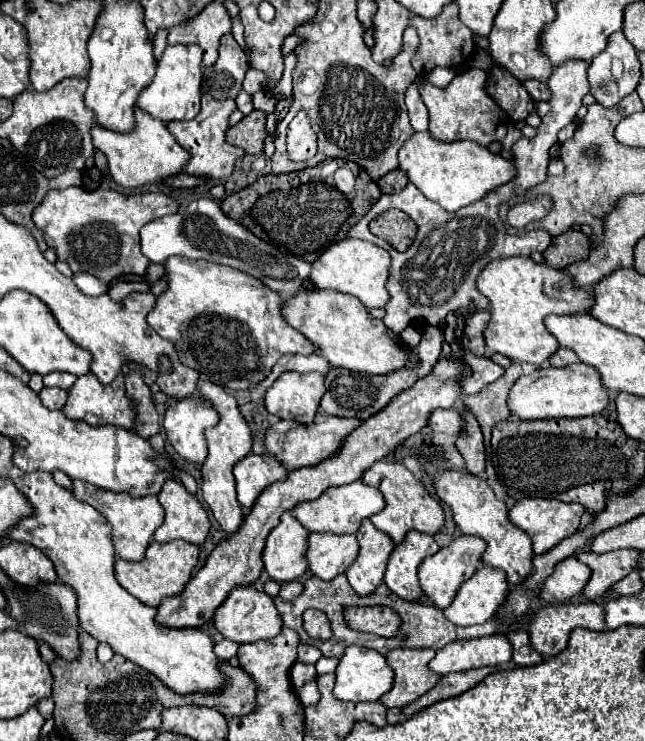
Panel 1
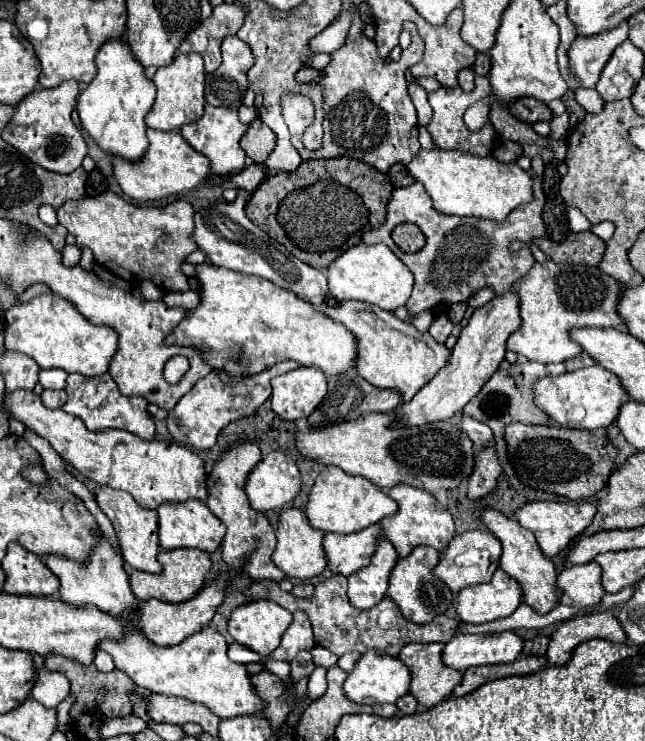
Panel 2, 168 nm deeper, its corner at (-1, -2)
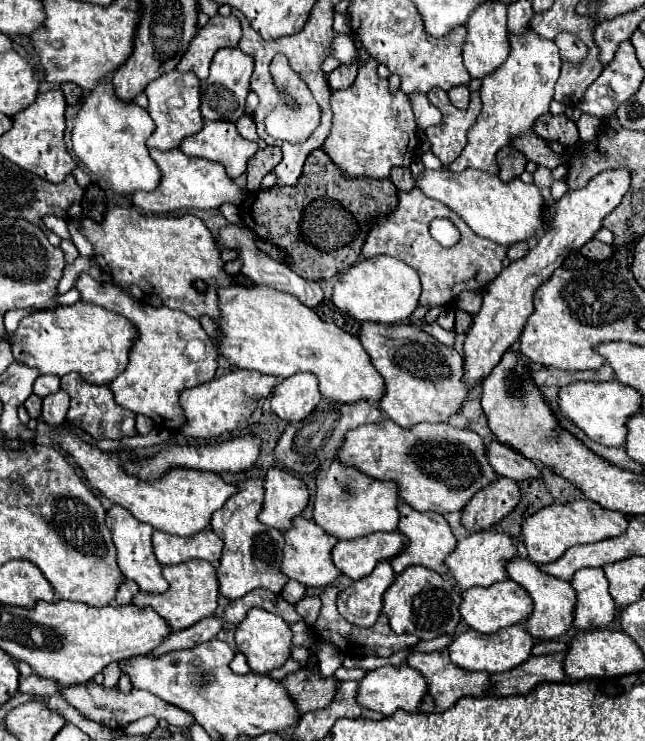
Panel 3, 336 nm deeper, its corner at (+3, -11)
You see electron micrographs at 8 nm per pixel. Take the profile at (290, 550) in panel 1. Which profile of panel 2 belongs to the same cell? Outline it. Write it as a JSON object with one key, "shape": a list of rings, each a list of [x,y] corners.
{"shape":[[[287,507],[279,513],[279,519],[277,519],[277,549],[273,553],[273,563],[289,579],[311,579],[325,569],[325,553],[323,553],[321,541],[323,541],[323,531],[311,529],[301,509]]]}

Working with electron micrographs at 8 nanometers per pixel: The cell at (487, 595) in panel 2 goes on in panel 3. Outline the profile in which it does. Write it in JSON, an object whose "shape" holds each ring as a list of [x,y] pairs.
{"shape":[[[505,580],[505,582],[495,582],[487,588],[481,588],[481,586],[475,586],[475,588],[467,588],[463,590],[461,594],[463,602],[459,606],[459,612],[463,616],[463,620],[477,632],[481,634],[491,634],[495,630],[501,630],[505,626],[511,626],[511,624],[519,624],[519,622],[525,622],[529,616],[531,616],[531,610],[533,610],[533,600],[531,596],[527,594],[525,588],[521,588],[517,582],[513,580]]]}

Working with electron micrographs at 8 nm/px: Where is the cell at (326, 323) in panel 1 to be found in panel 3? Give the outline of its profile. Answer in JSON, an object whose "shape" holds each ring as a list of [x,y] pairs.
{"shape":[[[365,322],[359,332],[359,340],[367,354],[371,356],[373,366],[385,380],[385,394],[379,402],[379,408],[401,428],[413,428],[421,422],[449,422],[453,416],[457,416],[463,408],[463,402],[467,400],[469,388],[463,382],[463,356],[451,346],[445,346],[437,342],[433,336],[425,334],[417,326],[385,326],[385,324],[371,324]]]}

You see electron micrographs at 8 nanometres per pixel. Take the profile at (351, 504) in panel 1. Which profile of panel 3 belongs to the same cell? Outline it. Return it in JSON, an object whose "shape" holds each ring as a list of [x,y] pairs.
{"shape":[[[333,460],[329,468],[317,474],[317,496],[313,504],[313,520],[339,540],[351,540],[373,532],[391,532],[399,524],[399,490],[395,482],[375,480],[357,468]]]}

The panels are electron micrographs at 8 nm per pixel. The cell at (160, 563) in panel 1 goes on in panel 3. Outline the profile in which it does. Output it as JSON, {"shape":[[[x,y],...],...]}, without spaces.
{"shape":[[[189,560],[179,566],[167,566],[163,568],[163,576],[169,582],[169,590],[163,594],[147,594],[139,592],[135,596],[135,604],[139,608],[153,608],[159,616],[163,616],[169,624],[171,630],[185,630],[203,618],[209,618],[217,610],[217,594],[219,594],[219,584],[217,584],[217,570],[213,564],[203,562],[203,560]]]}

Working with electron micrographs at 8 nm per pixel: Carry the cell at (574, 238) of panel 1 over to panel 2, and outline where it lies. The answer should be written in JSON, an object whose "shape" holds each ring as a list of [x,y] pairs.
{"shape":[[[591,231],[569,233],[561,243],[535,239],[535,245],[555,263],[577,263],[595,267],[605,251],[605,243]]]}

